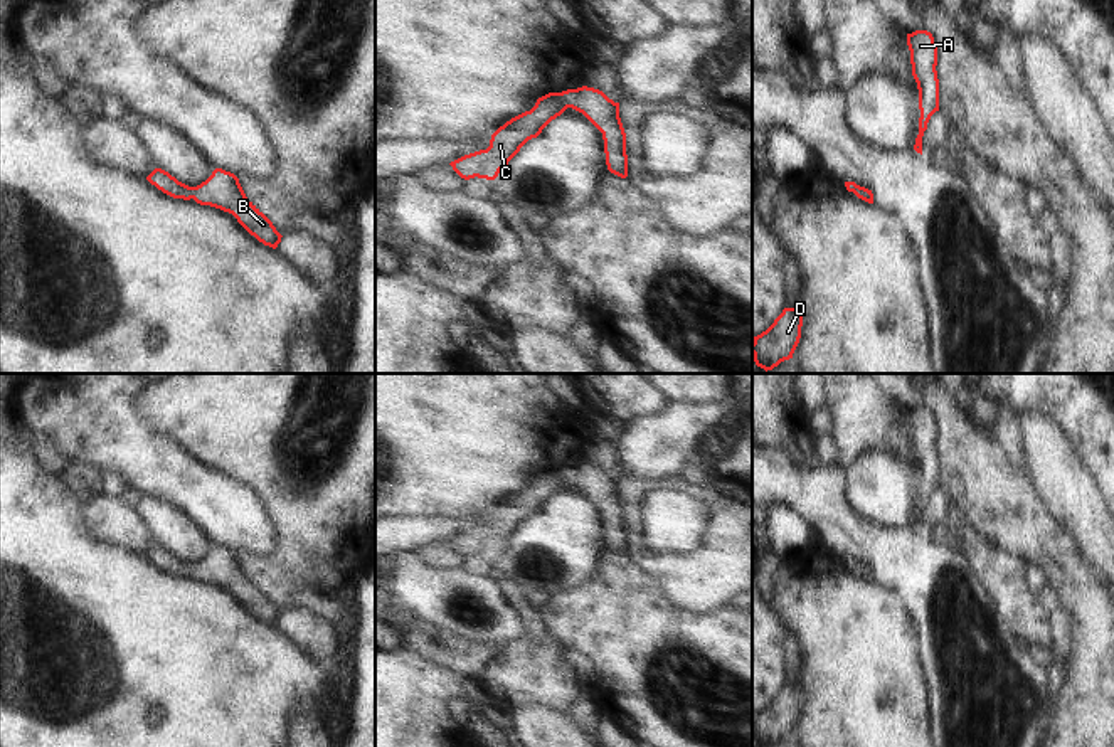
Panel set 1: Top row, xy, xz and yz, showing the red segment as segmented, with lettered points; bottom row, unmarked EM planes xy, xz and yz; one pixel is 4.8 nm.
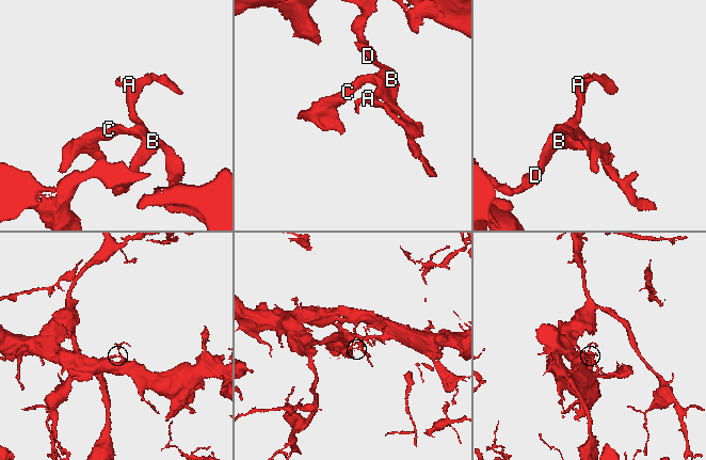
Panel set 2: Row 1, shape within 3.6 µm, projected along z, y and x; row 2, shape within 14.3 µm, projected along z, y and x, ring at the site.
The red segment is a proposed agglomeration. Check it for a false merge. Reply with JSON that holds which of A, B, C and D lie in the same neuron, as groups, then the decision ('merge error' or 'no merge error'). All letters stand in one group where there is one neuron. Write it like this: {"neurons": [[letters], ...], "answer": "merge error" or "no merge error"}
{"neurons": [["A", "B", "C", "D"]], "answer": "no merge error"}

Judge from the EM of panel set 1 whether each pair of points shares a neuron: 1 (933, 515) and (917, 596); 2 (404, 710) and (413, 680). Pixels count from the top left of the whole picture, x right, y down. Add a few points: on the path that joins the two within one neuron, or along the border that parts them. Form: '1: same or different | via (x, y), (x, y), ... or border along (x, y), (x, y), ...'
1: different | border along (923, 530), (931, 537)
2: same | via (404, 704), (406, 687)

